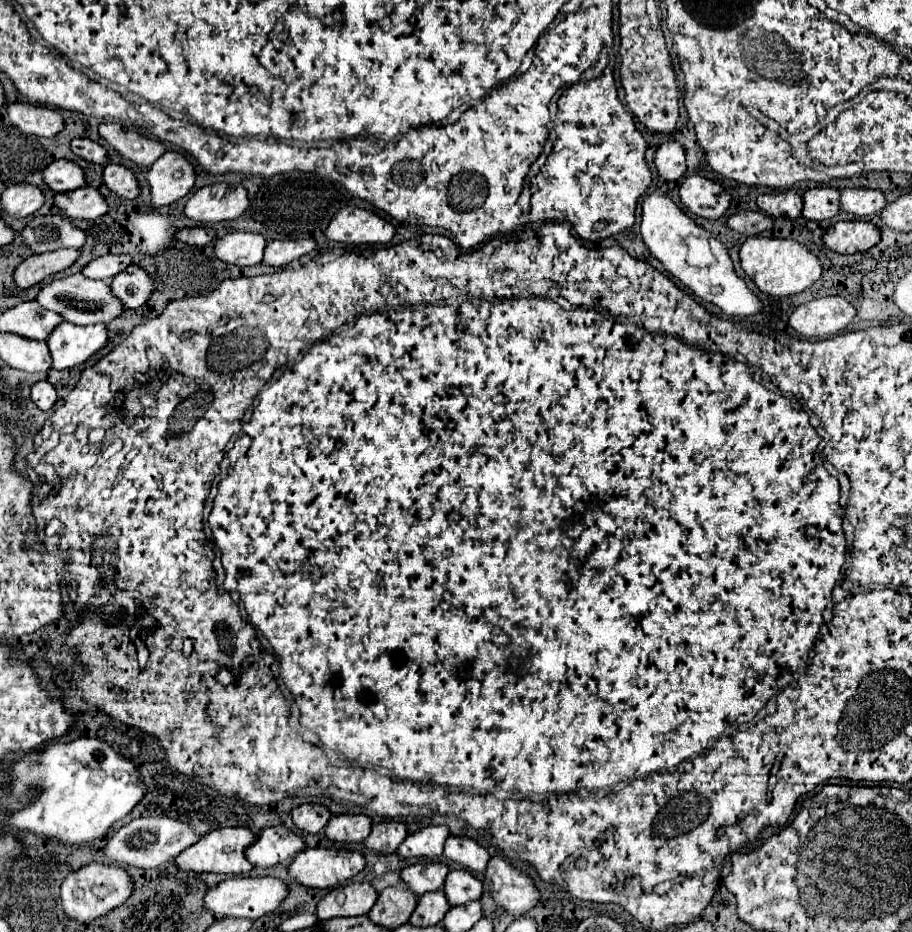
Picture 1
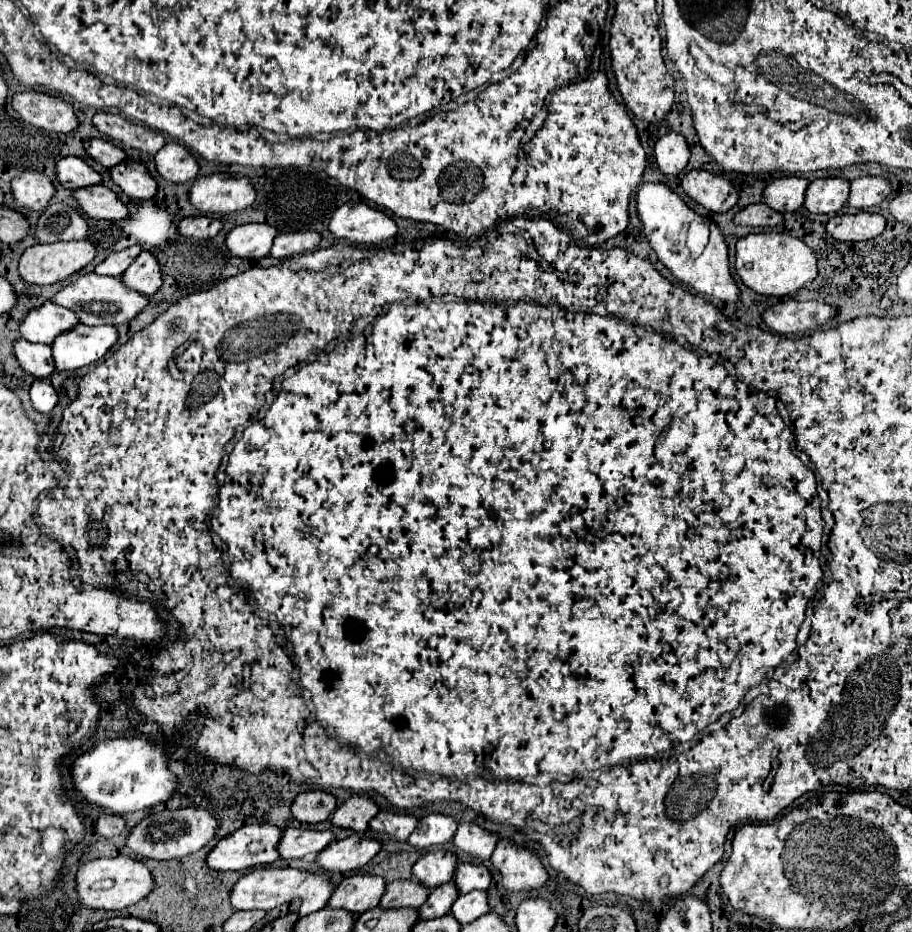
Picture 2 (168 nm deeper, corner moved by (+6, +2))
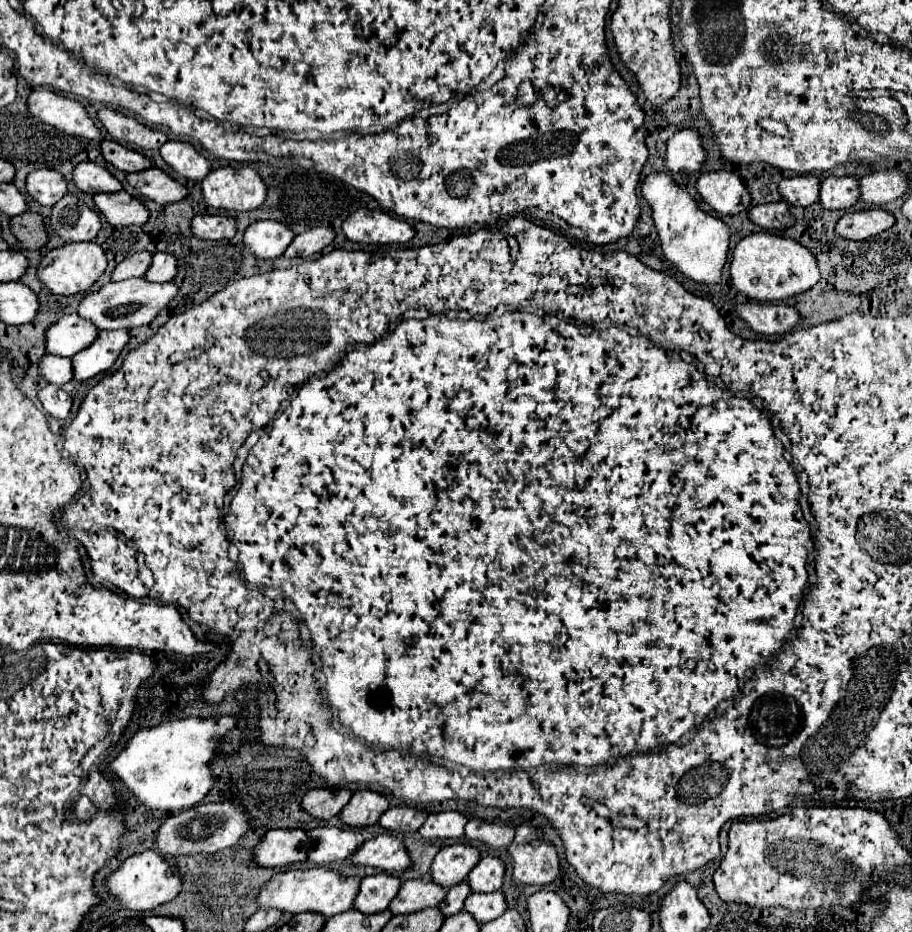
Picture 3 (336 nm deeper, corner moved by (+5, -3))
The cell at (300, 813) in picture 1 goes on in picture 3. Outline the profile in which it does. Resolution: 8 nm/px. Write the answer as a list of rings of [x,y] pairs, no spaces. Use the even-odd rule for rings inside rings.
[[[310,789],[302,799],[302,809],[318,819],[330,819],[350,801],[350,789]]]

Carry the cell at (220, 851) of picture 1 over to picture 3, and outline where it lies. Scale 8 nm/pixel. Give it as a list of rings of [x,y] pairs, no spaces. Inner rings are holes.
[[[304,829],[268,831],[254,851],[254,861],[262,867],[280,867],[306,859],[310,837]]]

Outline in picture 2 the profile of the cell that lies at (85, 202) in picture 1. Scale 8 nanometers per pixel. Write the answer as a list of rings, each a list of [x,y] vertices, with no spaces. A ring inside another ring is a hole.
[[[87,186],[73,192],[81,212],[89,218],[103,218],[103,220],[121,220],[127,218],[125,204],[105,186]]]

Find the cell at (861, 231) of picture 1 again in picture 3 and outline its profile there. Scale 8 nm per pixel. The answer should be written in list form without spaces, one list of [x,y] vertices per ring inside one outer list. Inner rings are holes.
[[[880,207],[866,209],[866,211],[854,211],[854,213],[846,213],[838,219],[836,233],[850,241],[864,241],[872,235],[886,231],[894,221],[896,221],[894,215]]]

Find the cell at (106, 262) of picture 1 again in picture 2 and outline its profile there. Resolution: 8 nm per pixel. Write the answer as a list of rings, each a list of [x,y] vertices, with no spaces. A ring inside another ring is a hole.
[[[131,246],[121,252],[115,252],[115,254],[107,256],[101,264],[97,264],[95,272],[105,274],[105,276],[121,276],[127,270],[127,266],[139,256],[139,252],[141,252],[139,246]]]

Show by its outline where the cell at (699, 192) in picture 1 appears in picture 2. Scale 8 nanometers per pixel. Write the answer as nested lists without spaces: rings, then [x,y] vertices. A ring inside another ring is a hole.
[[[705,170],[687,172],[681,180],[681,188],[693,202],[709,212],[727,212],[737,204],[739,198],[735,186],[729,180]]]

